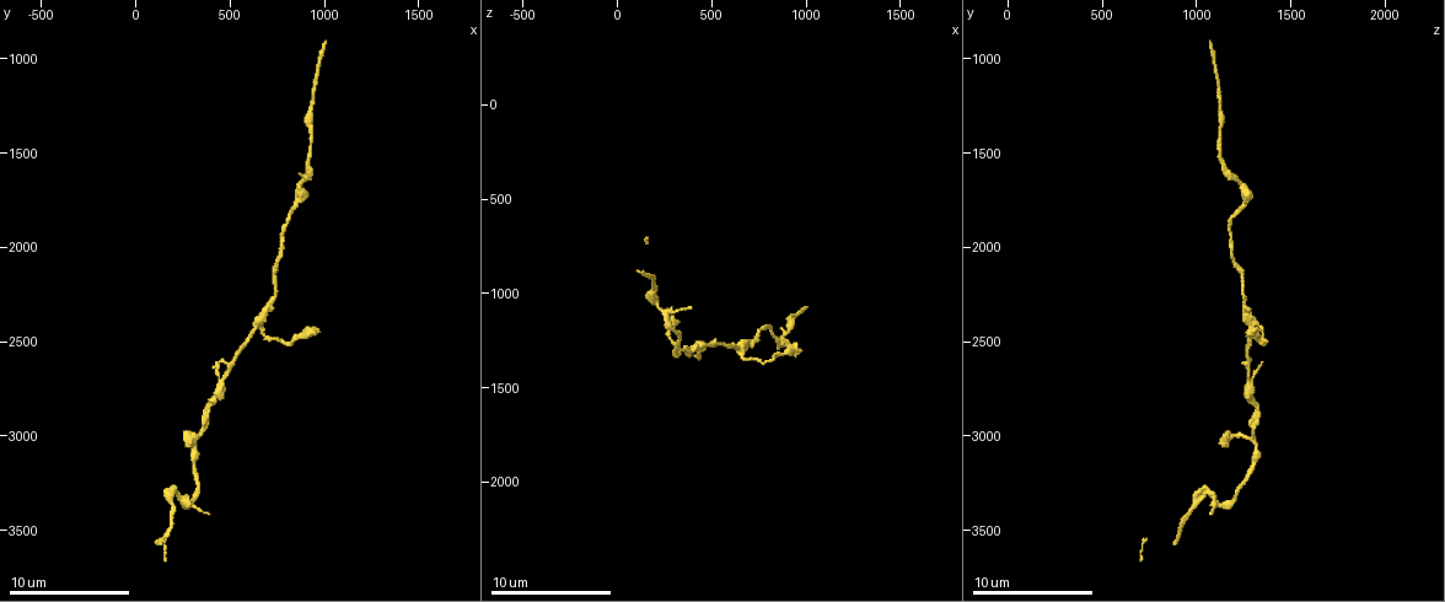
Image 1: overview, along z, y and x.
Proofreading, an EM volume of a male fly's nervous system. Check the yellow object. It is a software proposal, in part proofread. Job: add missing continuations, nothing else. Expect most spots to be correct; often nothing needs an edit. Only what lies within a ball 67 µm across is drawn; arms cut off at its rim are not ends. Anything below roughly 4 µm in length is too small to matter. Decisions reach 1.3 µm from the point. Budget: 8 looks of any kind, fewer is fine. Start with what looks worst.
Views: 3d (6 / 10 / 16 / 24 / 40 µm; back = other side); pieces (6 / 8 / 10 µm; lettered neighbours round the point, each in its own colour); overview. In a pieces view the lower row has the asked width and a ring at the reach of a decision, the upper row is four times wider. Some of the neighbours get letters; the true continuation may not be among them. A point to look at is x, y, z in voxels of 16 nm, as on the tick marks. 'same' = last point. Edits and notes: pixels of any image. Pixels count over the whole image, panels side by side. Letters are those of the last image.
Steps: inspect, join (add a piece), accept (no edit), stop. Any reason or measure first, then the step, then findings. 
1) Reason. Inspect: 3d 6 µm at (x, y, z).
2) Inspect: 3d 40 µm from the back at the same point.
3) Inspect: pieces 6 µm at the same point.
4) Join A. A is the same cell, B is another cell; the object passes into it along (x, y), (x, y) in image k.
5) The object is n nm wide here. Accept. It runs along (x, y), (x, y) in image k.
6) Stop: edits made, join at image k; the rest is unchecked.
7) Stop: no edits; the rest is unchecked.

Branch stops here. Inspect: pieces 6 µm at (1010, 930, 1070).

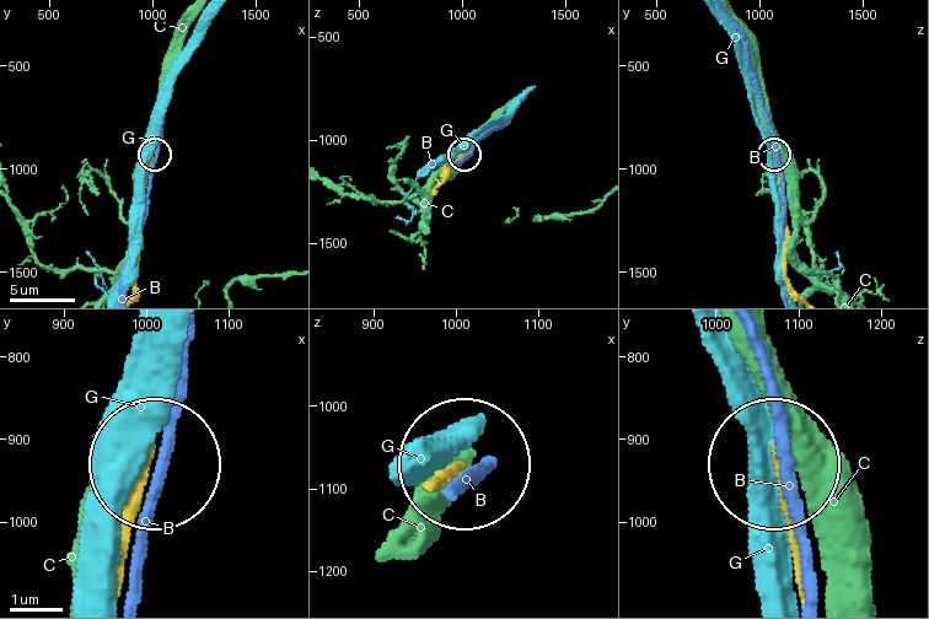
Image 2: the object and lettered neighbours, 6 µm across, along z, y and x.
The object is 150 nm wide here. Accept. B, C and G are other cells; no lettered piece goes on from it.

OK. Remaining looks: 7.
Thin end. Inspect: pieces 10 µm at (440, 2630, 1330).

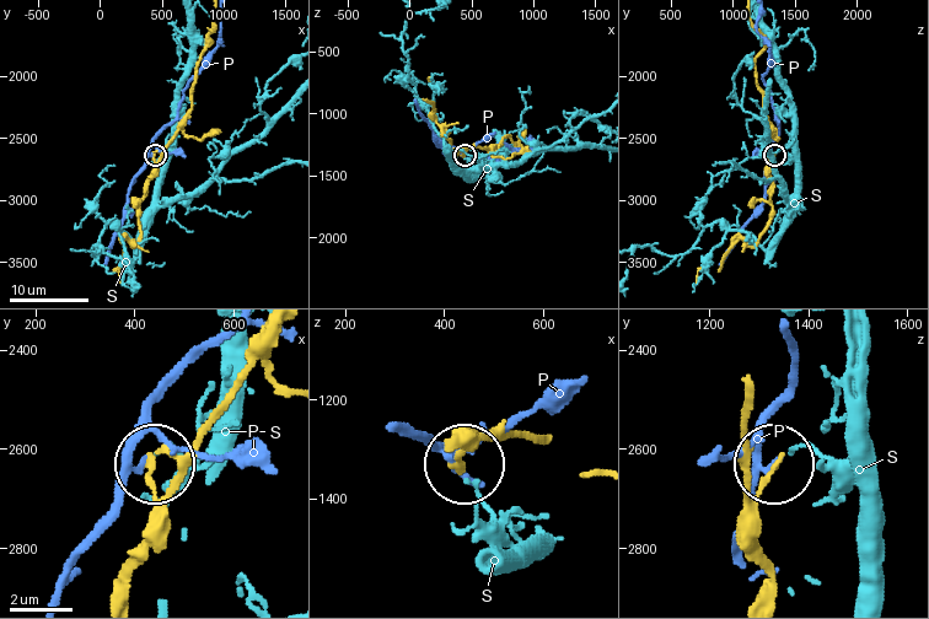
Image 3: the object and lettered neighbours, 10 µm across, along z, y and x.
Accept. P and S are other cells; it runs along (546, 441), (489, 434), (463, 452), (463, 462) in image 3; no lettered piece goes on from it.

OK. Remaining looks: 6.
Inspect: pieces 6 µm at (960, 2440, 1300).

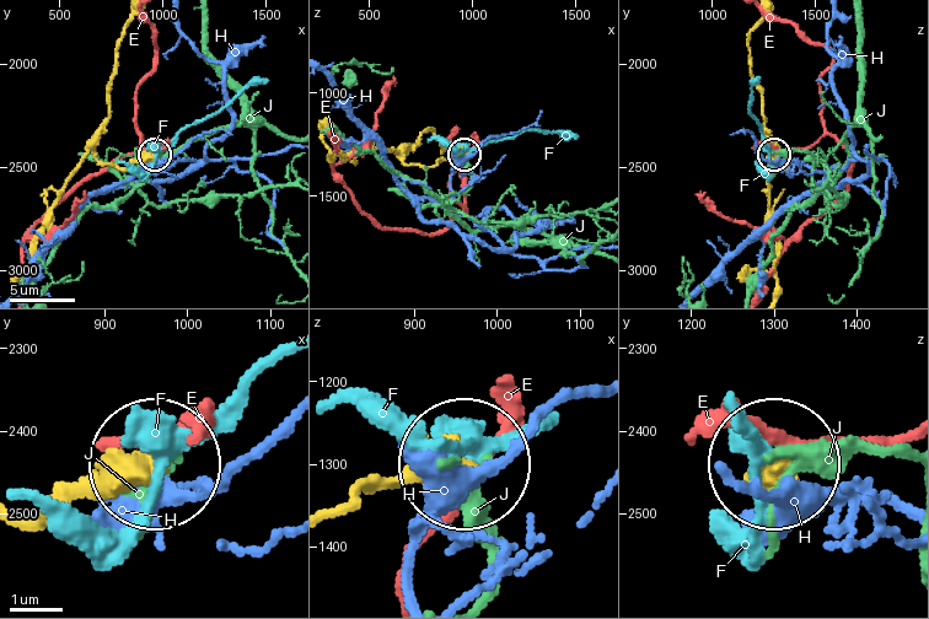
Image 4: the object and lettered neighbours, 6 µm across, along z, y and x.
The object is 530 nm wide here. Accept. E, F, H and J are other cells; none of them fits.

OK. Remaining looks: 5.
An open end. Inspect: 3d 10 µm at (300, 3050, 1150).

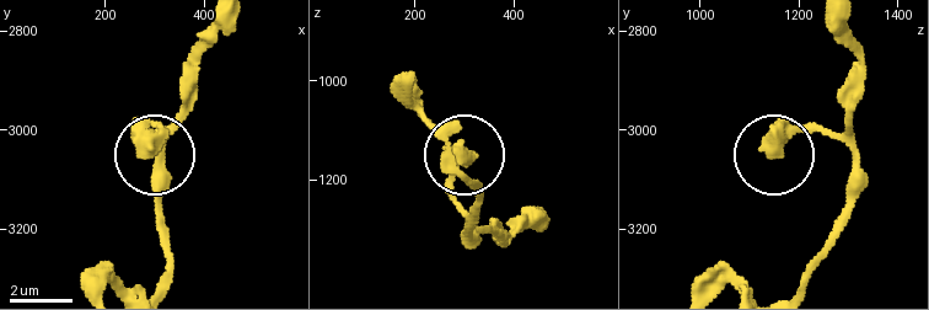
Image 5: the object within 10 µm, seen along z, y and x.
See the neighbours. Inspect: pieces 6 µm at (295, 3040, 1135).

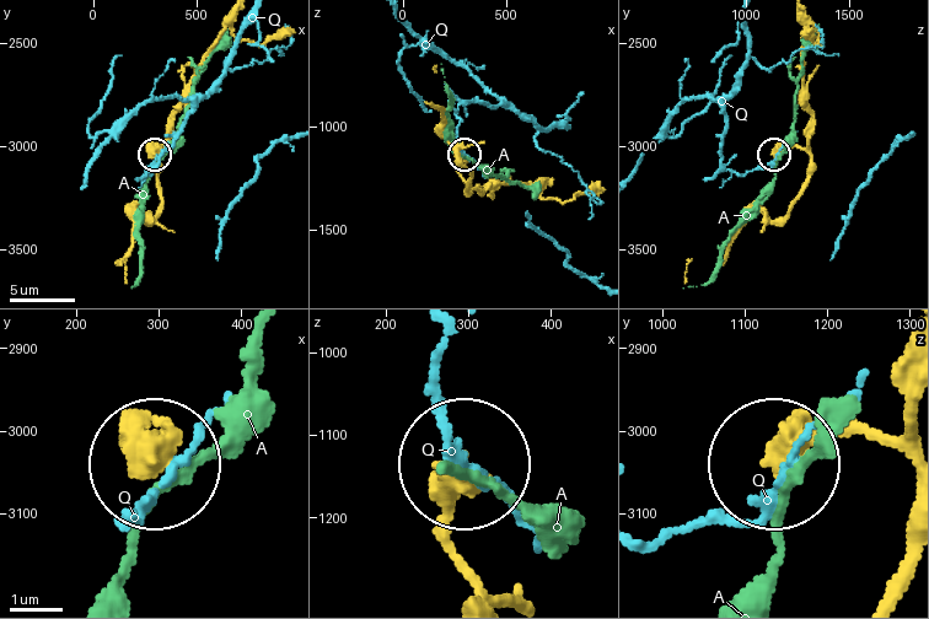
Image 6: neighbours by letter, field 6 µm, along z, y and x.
Accept. A and Q are other cells; it runs along (494, 596), (455, 534), (463, 472) in image 6; none of them fits.

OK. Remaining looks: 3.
Stop: no edits; the rest is unchecked.

